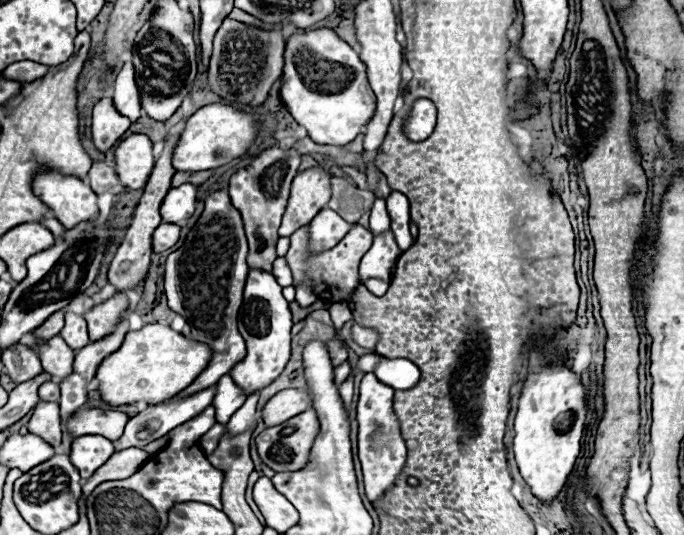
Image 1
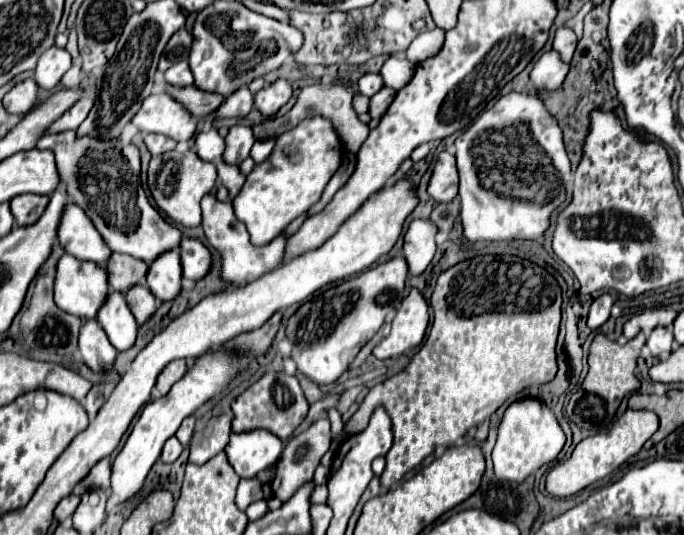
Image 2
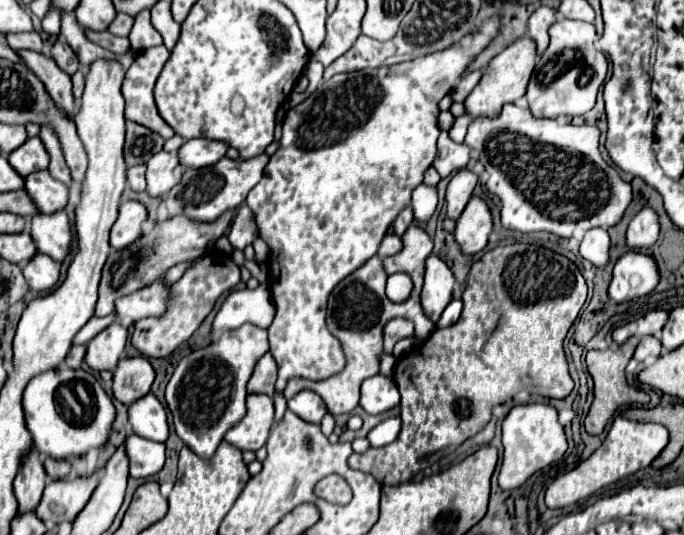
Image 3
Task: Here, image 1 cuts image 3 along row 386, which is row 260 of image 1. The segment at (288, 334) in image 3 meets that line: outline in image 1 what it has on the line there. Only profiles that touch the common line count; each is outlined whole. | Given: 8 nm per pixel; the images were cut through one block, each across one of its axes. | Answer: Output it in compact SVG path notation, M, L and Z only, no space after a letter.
M276 258L274 260L272 274L274 274L274 278L278 280L280 286L290 286L292 284L292 272L290 272L290 268L288 268L288 264L286 264L284 258Z

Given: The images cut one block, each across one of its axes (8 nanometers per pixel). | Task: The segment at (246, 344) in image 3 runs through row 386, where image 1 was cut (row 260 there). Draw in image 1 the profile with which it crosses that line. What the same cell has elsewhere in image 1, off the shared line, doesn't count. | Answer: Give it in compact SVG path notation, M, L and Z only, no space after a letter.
M216 190L204 200L206 208L198 218L196 226L188 232L182 248L172 252L166 260L164 292L168 308L184 316L192 326L192 340L208 344L212 350L210 364L200 376L174 398L186 398L202 388L214 386L220 376L228 374L230 368L246 354L244 340L238 332L238 308L242 304L242 290L248 274L248 244L244 236L244 224L240 212L232 206L226 190Z

